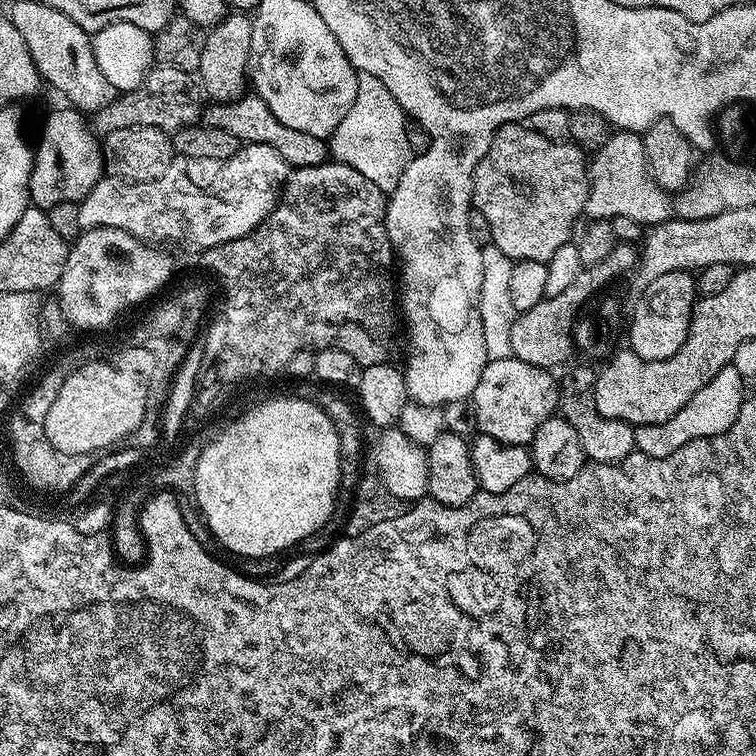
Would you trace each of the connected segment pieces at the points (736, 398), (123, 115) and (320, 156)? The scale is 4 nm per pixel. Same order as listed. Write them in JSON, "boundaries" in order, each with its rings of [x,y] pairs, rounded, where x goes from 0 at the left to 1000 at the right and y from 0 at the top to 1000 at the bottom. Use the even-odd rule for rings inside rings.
{"boundaries":[[[[968,480],[950,489],[950,495],[944,495],[944,500],[939,500],[939,505],[934,505],[934,511],[929,511],[929,516],[923,516],[923,521],[918,521],[918,526],[913,526],[913,532],[907,532],[907,537],[902,537],[902,542],[897,542],[897,548],[892,548],[881,558],[840,562],[836,567],[840,597],[860,606],[886,606],[892,595],[902,595],[907,585],[934,582],[937,577],[948,577],[966,569],[984,538],[984,508],[985,499],[976,495]]],[[[217,86],[204,87],[179,119],[160,123],[122,156],[123,171],[135,180],[147,172],[167,171],[168,167],[204,167],[216,175],[230,177],[258,163],[267,148],[267,127],[258,102],[246,94]]],[[[321,124],[296,136],[276,136],[269,144],[267,164],[272,169],[299,172],[299,177],[315,183],[323,190],[357,193],[357,198],[365,200],[386,225],[421,220],[430,216],[437,206],[437,196],[430,187],[415,183],[415,177],[388,172],[385,167],[377,167],[374,161],[368,161],[368,156],[362,156],[362,151],[354,144],[352,135],[347,135],[347,130],[337,124]]]]}

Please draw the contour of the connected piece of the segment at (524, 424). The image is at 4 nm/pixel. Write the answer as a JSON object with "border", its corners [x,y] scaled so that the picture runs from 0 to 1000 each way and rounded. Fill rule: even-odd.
{"border":[[[681,474],[647,476],[622,525],[630,566],[667,589],[702,589],[712,563],[733,549],[741,533],[738,503],[730,496],[726,488],[701,484],[701,479]]]}

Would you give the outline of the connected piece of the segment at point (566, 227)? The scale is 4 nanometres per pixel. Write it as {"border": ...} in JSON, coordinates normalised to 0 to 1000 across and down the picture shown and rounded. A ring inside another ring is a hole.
{"border":[[[688,161],[660,169],[648,188],[648,198],[643,198],[624,231],[624,269],[628,279],[648,294],[651,321],[679,347],[705,344],[718,349],[729,345],[729,339],[755,315],[762,290],[774,284],[779,221],[772,197],[763,190],[725,185]]]}

